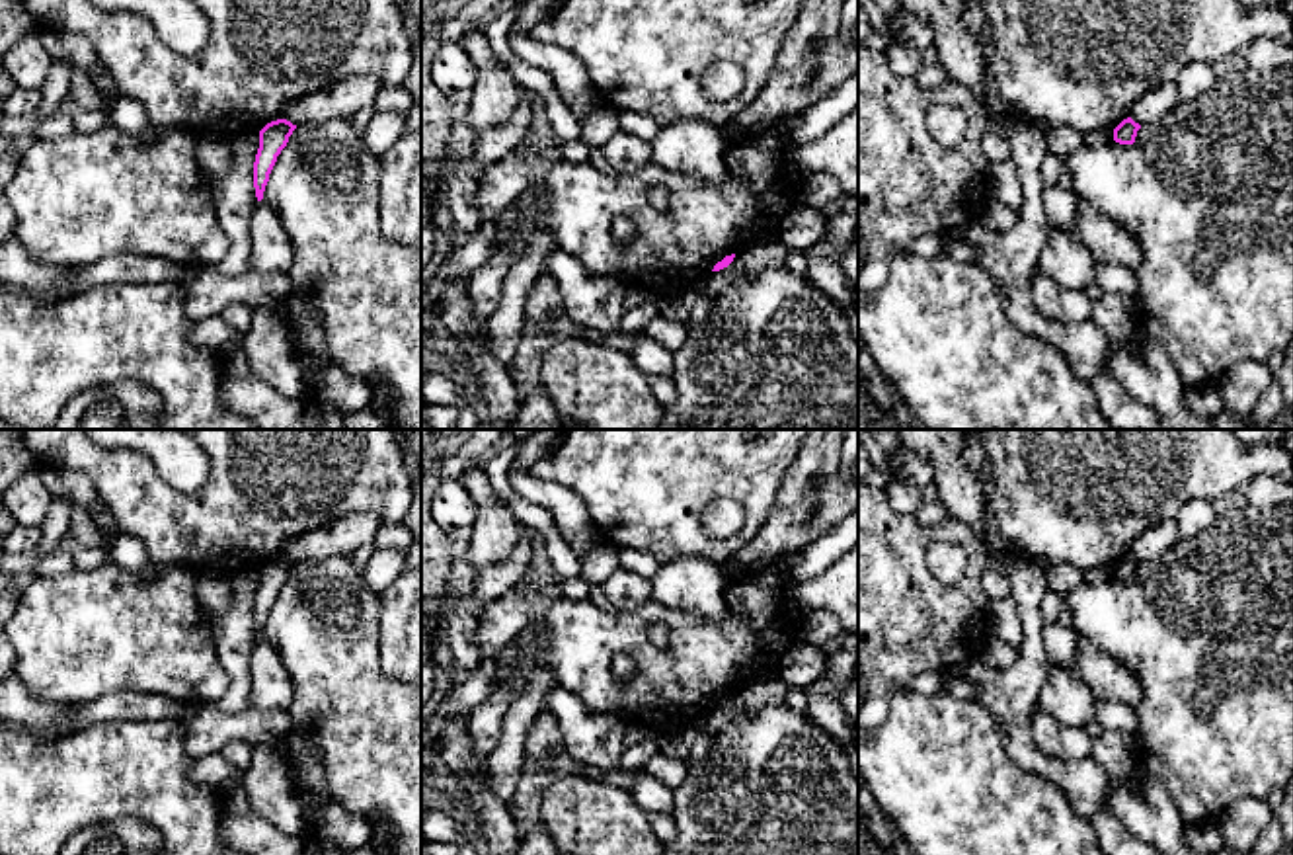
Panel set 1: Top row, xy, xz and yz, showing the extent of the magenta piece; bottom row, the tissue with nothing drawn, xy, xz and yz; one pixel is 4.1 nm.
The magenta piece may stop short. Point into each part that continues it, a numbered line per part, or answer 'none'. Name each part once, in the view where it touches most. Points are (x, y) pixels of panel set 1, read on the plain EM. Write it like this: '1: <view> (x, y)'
none

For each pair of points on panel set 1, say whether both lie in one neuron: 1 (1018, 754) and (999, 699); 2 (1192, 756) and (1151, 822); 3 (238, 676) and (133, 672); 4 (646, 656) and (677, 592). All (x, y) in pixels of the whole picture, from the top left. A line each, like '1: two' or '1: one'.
1: one
2: two
3: two
4: two

